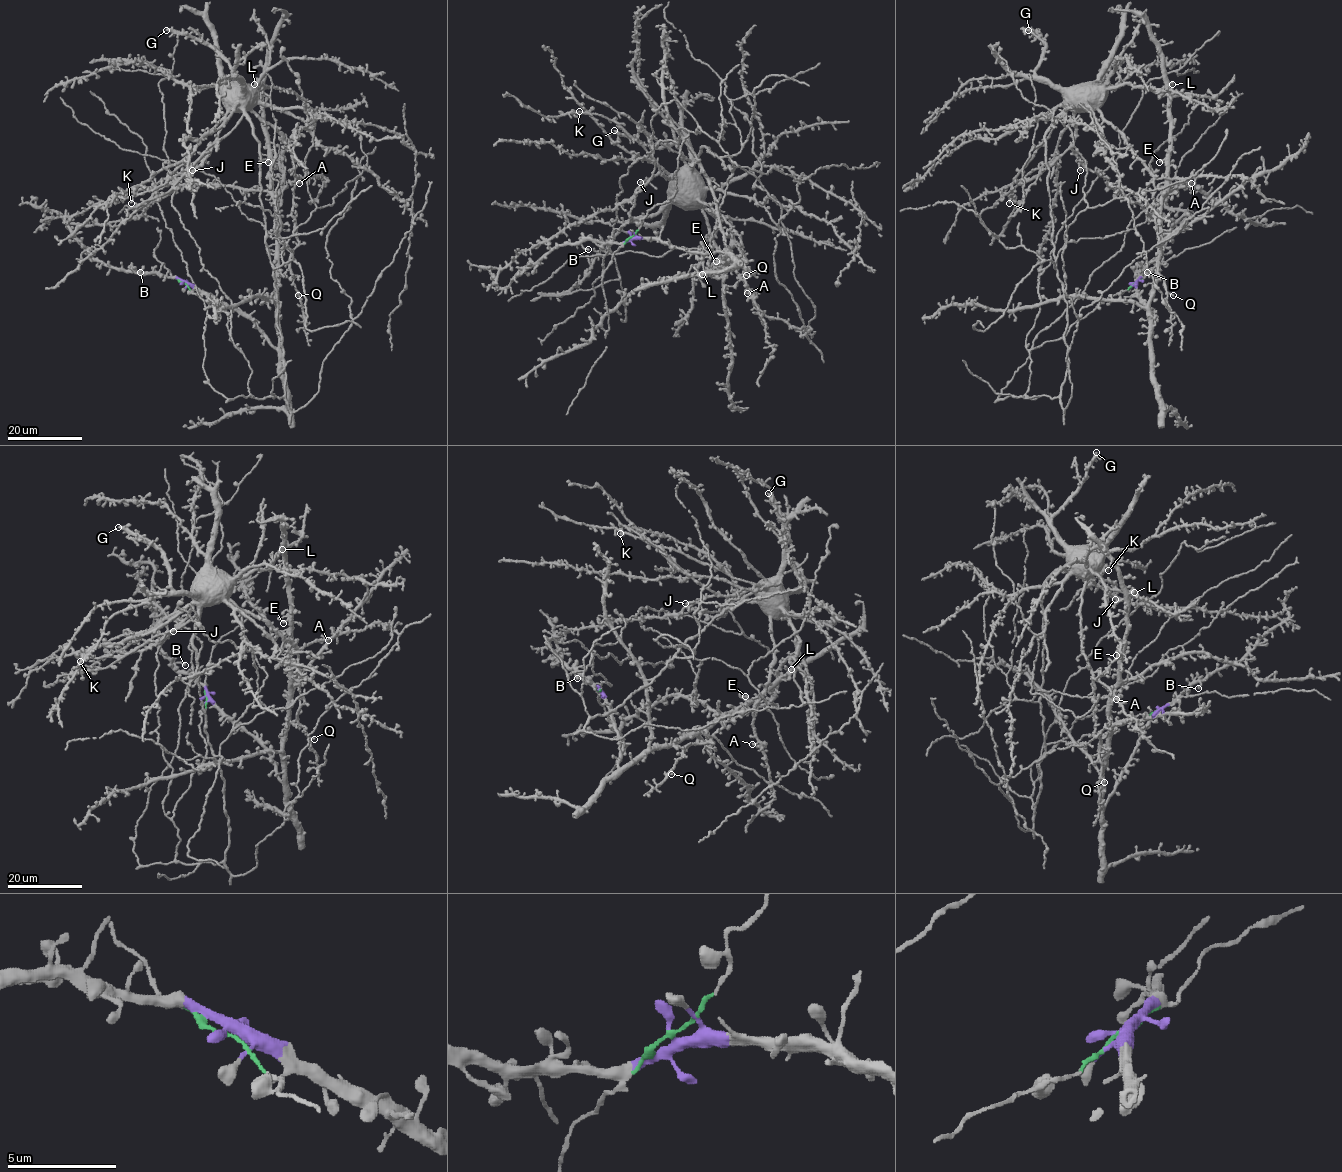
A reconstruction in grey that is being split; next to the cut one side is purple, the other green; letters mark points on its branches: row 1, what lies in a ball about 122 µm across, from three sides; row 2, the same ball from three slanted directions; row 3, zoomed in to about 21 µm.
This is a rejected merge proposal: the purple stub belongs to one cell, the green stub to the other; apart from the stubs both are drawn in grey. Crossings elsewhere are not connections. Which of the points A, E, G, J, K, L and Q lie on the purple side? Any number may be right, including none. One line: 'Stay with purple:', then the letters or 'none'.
Stay with purple: E, L

